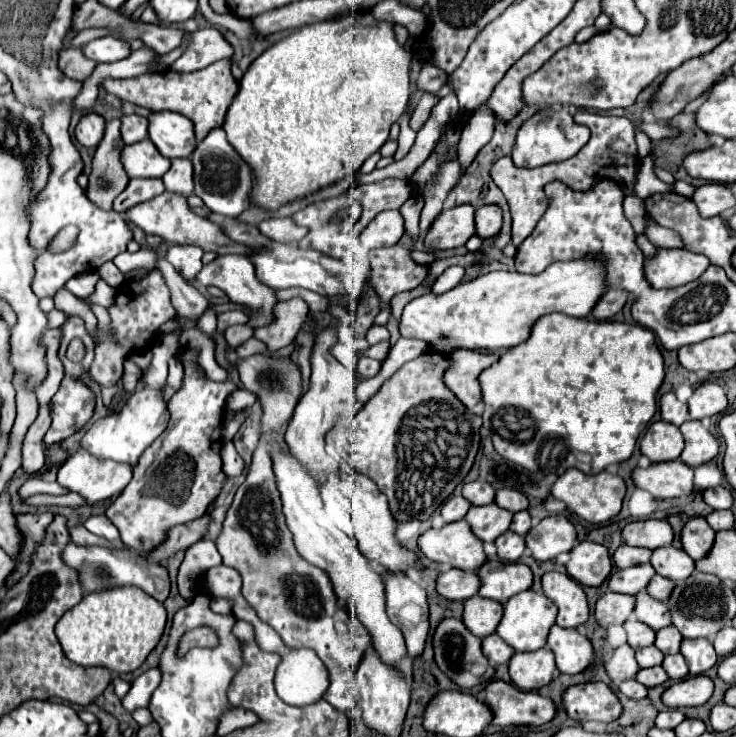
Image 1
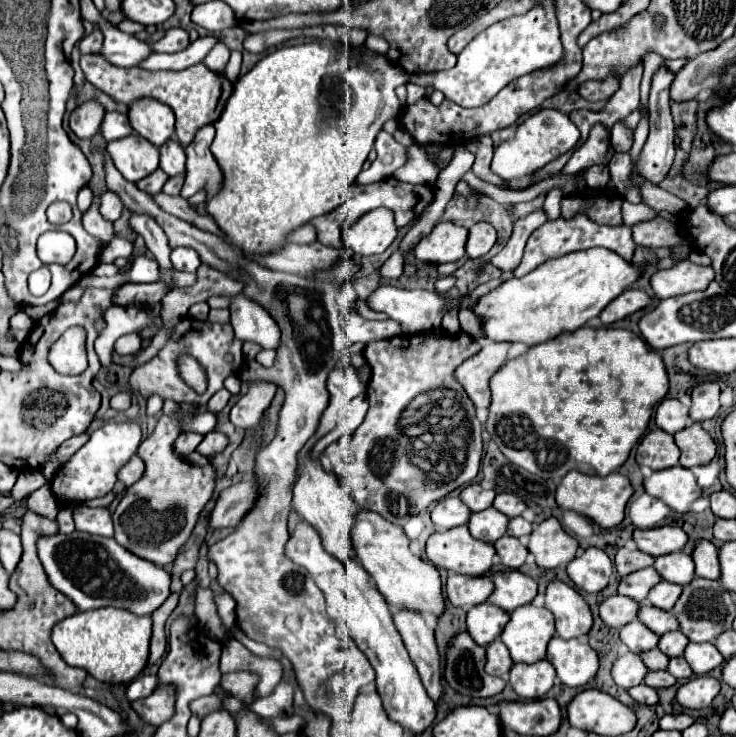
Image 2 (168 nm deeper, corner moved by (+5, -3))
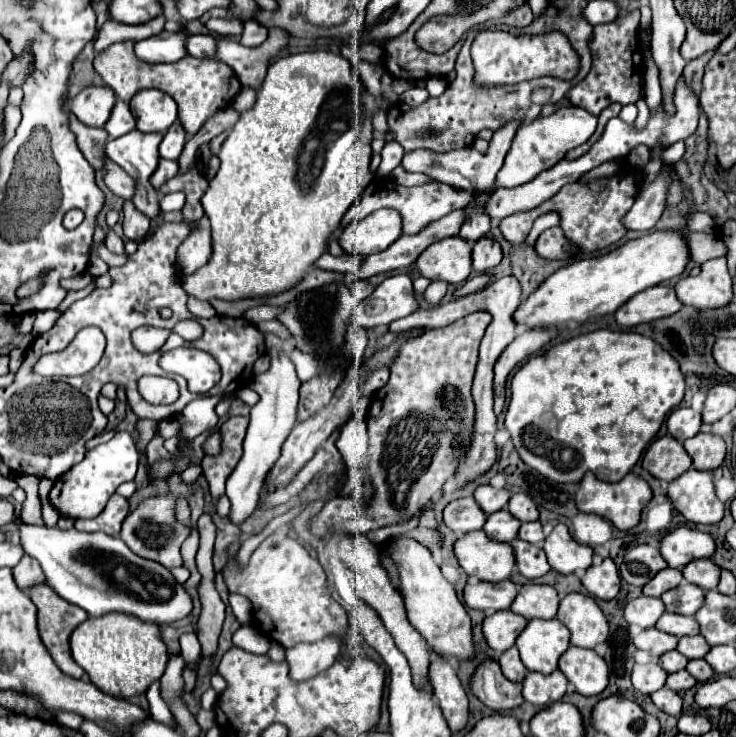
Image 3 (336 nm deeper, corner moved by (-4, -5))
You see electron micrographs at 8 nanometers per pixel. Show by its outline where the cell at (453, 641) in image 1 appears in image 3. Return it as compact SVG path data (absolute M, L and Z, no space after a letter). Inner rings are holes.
M492 660L478 666L472 678L472 692L492 710L512 710L524 702L522 684L504 678L498 662Z

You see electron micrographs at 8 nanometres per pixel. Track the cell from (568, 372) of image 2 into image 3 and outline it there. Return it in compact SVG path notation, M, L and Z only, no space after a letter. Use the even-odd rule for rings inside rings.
M596 330L596 332L588 332L582 336L574 336L566 342L554 344L552 348L548 348L542 354L530 356L528 362L524 362L520 366L520 370L514 374L512 378L512 396L510 396L510 404L508 404L508 412L506 412L506 430L512 436L512 442L520 454L520 458L534 470L538 470L544 478L554 480L554 482L580 482L584 478L586 472L594 472L600 480L604 482L618 482L622 480L632 466L640 460L644 448L654 440L654 436L658 434L666 414L670 410L674 410L684 398L684 376L680 372L680 366L676 362L676 358L666 352L660 344L656 344L652 338L634 334L634 332L612 332L612 330Z

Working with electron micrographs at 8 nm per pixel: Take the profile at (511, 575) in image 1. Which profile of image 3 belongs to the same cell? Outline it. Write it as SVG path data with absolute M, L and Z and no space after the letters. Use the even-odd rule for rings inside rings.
M524 584L510 610L524 616L526 620L534 620L534 618L552 620L556 618L558 602L560 596L556 588L546 584Z

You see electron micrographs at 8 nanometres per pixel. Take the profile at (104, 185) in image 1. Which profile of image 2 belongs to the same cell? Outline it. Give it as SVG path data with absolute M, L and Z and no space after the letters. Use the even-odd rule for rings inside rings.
M95 194L93 196L93 204L91 208L83 214L83 226L87 232L91 232L93 236L101 238L101 240L109 240L111 234L113 234L113 224L107 222L101 212L99 212L99 202L101 202L101 196Z

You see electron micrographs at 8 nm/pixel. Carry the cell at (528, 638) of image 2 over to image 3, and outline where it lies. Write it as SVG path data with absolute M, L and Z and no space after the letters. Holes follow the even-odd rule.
M530 620L518 636L516 646L520 658L530 672L552 674L558 670L558 658L570 646L570 630L554 620Z

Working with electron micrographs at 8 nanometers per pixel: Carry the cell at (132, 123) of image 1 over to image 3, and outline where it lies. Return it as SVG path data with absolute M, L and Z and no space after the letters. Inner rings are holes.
M118 100L114 104L114 110L112 110L112 114L110 114L104 128L106 128L110 138L120 138L120 136L124 136L124 134L128 134L130 130L136 128L136 120L134 120L134 116L132 116L126 102Z

